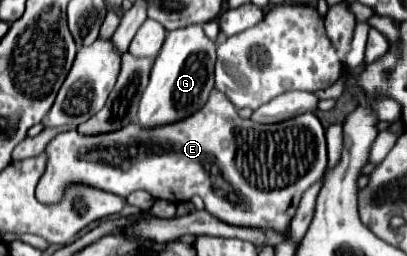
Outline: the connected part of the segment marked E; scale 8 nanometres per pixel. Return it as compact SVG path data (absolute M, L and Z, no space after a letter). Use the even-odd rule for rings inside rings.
M212 89L210 99L200 111L182 121L154 129L144 129L138 123L130 123L120 131L102 135L80 135L78 131L66 131L48 143L46 153L48 167L36 189L36 197L42 203L58 203L64 187L72 183L88 183L92 187L112 191L120 197L128 197L132 191L142 189L148 191L154 199L164 199L170 203L184 203L198 195L206 203L206 211L228 225L260 229L268 227L278 233L290 229L302 193L322 179L322 173L328 165L324 127L314 113L304 113L274 125L264 125L238 117L234 105L218 89Z

